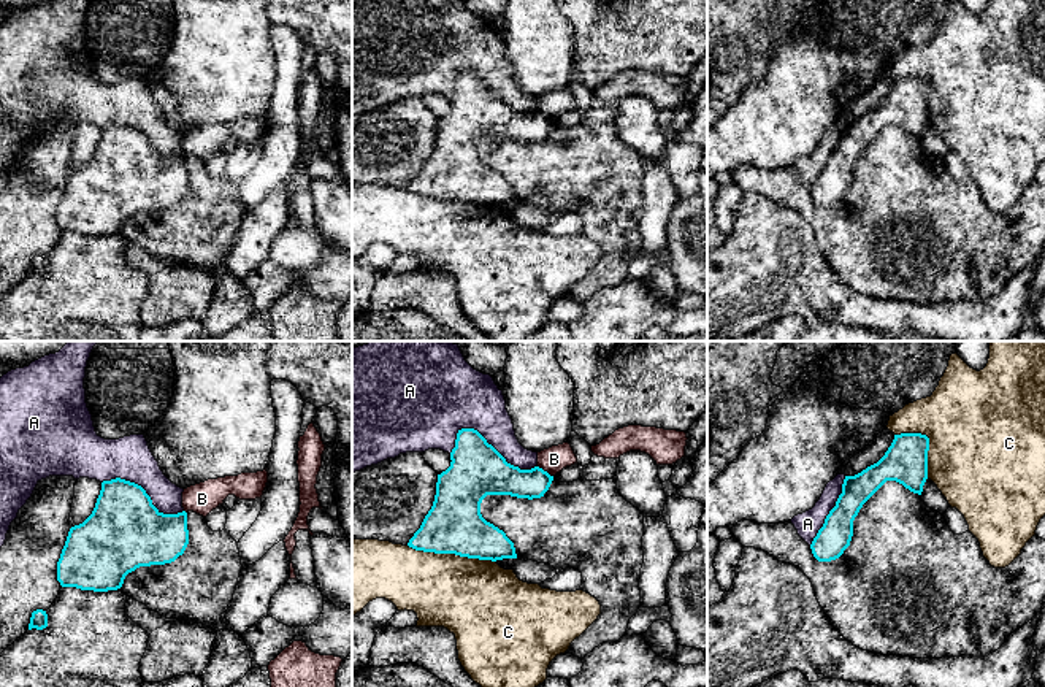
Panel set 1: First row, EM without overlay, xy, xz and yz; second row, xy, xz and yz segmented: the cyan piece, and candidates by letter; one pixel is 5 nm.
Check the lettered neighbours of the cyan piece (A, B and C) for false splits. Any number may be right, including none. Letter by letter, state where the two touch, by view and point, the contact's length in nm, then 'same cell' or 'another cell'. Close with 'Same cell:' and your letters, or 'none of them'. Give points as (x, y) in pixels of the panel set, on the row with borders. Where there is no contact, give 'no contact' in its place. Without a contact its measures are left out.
A: contact xz (486, 441); length 460 nm; another cell
B: contact xz (546, 472); length 100 nm; another cell
C: contact xz (452, 552); length 460 nm; another cell
Same cell: none of them

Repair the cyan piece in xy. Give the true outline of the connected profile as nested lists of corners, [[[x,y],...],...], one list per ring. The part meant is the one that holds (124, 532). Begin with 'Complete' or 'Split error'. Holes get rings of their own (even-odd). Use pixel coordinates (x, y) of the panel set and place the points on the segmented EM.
Complete. [[[103,481],[92,514],[68,532],[57,581],[81,590],[117,590],[128,573],[171,563],[187,544],[186,511],[163,514],[141,486]]]

